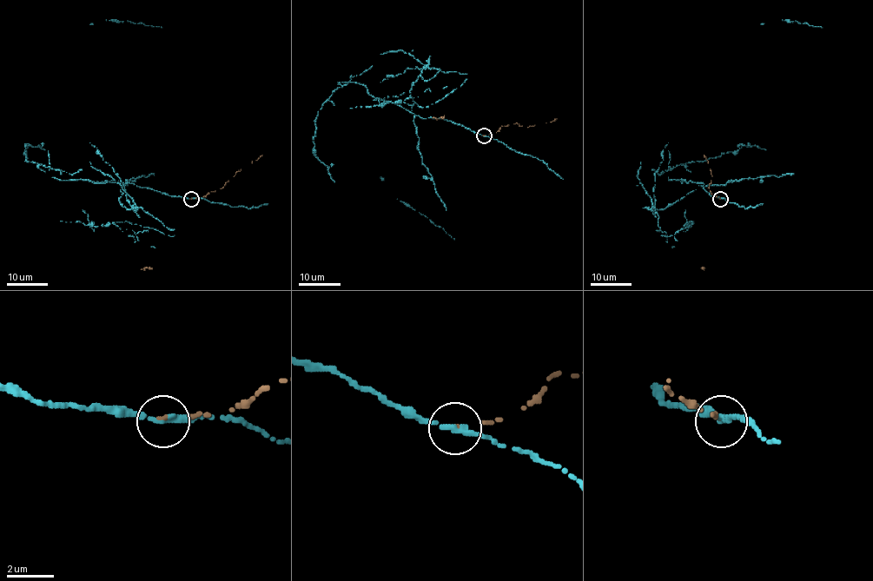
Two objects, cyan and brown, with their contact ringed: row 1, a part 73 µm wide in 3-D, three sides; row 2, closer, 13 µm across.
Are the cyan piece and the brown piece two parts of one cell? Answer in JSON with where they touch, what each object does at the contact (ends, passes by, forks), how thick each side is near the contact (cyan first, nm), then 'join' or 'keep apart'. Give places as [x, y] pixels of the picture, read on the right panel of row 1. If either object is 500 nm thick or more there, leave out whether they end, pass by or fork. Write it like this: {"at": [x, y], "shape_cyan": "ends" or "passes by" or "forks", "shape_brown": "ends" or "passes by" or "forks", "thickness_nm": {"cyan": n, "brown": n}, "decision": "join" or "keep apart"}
{"at": [720, 199], "shape_cyan": "passes by", "shape_brown": "ends", "thickness_nm": {"cyan": 260, "brown": 160}, "decision": "keep apart"}

